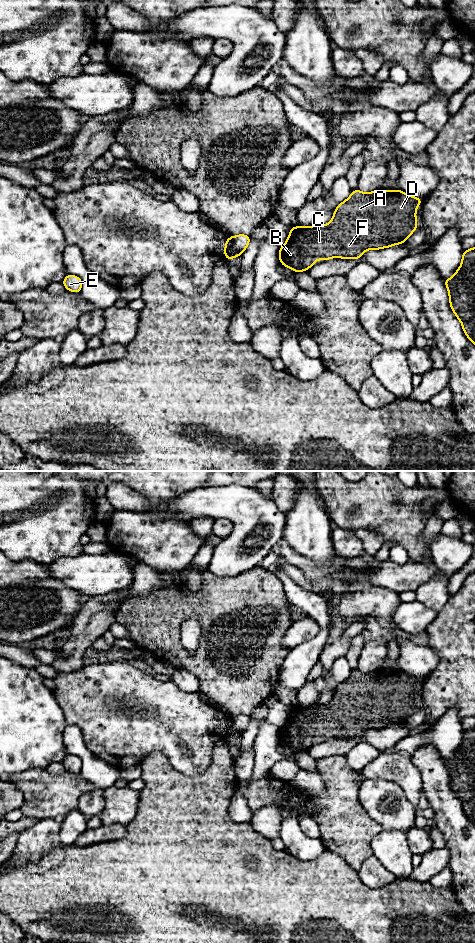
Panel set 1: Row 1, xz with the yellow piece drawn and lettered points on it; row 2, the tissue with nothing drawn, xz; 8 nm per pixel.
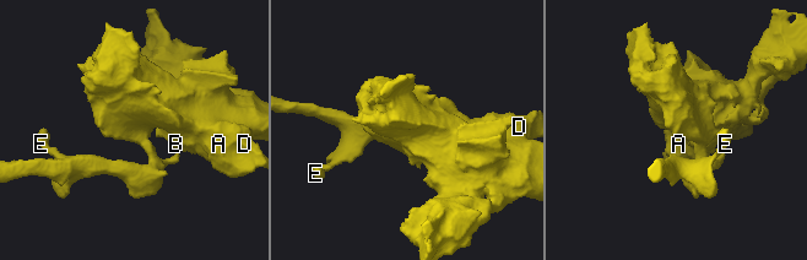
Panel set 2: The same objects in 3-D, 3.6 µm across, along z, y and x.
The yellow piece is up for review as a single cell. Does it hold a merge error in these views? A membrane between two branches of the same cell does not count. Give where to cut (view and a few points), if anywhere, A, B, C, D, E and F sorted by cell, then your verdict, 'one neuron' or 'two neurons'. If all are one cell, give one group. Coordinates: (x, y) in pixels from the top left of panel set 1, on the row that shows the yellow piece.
cut in xz along (233, 236), (233, 242), (241, 252); A B C D F / E; two neurons

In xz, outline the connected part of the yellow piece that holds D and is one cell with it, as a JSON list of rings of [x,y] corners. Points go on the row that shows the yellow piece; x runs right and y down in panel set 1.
[[[354,189],[351,195],[336,207],[333,213],[333,218],[328,224],[321,225],[317,223],[310,227],[298,225],[290,228],[289,236],[285,244],[279,247],[279,261],[283,266],[294,272],[300,273],[302,271],[307,271],[314,266],[316,260],[327,261],[333,257],[358,260],[367,250],[380,250],[394,245],[403,244],[418,227],[416,211],[422,202],[423,199],[410,196],[399,189],[380,189],[369,193]]]

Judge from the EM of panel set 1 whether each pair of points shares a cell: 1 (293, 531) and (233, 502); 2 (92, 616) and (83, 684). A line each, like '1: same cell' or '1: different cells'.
1: different cells
2: different cells

